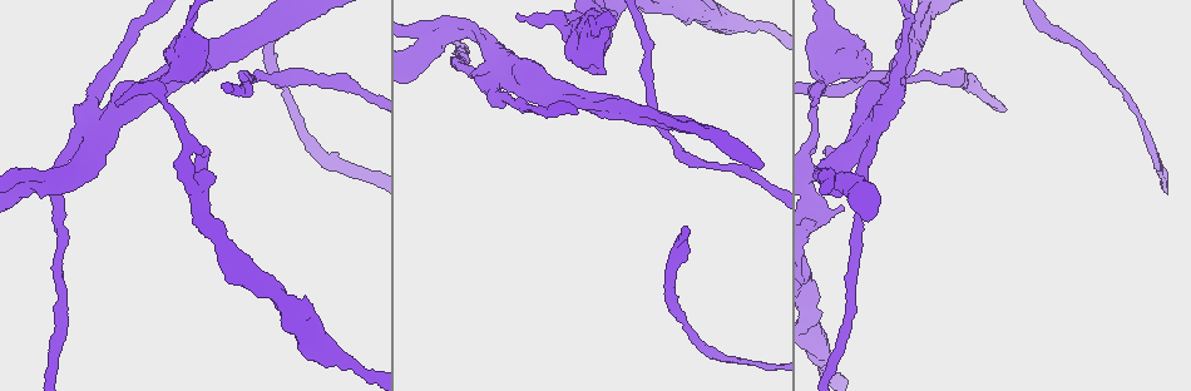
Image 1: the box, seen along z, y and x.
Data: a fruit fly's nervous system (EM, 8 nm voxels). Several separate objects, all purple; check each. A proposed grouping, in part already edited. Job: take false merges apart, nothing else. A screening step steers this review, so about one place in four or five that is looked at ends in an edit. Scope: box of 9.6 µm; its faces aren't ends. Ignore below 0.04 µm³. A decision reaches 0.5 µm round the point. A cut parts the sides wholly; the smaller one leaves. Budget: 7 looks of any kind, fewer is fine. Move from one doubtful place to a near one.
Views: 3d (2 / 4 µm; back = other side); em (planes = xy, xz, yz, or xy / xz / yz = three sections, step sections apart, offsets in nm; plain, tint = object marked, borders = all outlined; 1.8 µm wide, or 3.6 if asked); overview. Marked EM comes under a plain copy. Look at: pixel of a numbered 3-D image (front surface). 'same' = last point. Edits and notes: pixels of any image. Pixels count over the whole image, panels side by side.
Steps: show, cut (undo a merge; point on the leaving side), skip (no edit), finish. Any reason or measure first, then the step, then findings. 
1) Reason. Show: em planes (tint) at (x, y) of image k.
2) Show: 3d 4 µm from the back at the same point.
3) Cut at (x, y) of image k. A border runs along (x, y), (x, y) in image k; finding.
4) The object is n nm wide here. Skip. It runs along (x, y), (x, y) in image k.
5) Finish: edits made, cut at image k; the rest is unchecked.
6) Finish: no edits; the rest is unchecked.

Sudden change in width. Show: em 3.6 µm planes (tint) at (874, 123) of image 1.

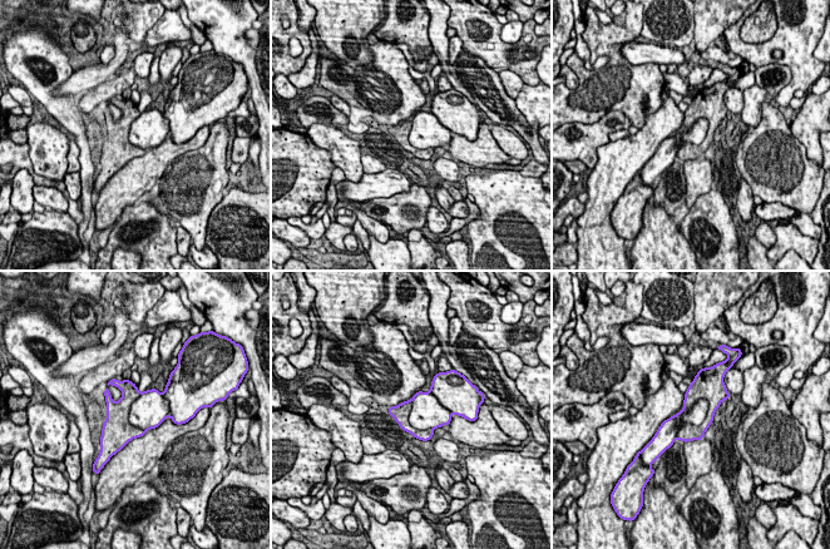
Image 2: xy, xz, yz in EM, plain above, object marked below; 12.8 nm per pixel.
Cut at (687, 431) of image 2. A border runs along (705, 399), (705, 419), (676, 438) in image 2; a second neuron is stuck on.

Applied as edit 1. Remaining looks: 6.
Abrupt turn. Show: em 3.6 µm planes (tint) at (822, 213) of image 1.

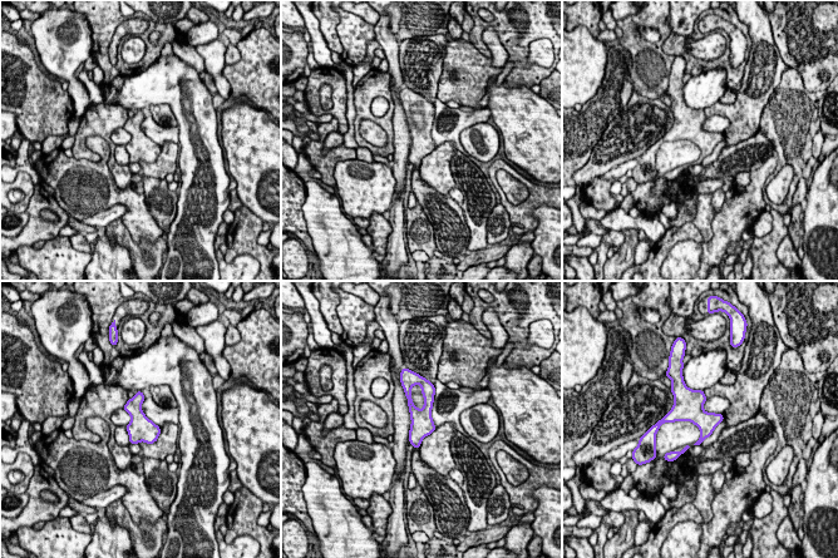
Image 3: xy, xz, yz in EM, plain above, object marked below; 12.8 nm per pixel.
Skip. It runs along (429, 386), (415, 444) in image 3; one neuron here.

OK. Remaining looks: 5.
Arms part here. Show: 3d 4 µm at (432, 46) of image 1.

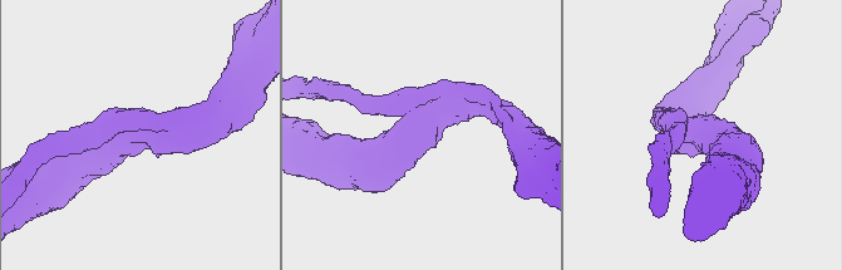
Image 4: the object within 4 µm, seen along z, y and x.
Now the EM. Show: em 3.6 µm planes (tint) at (698, 130) of image 4.

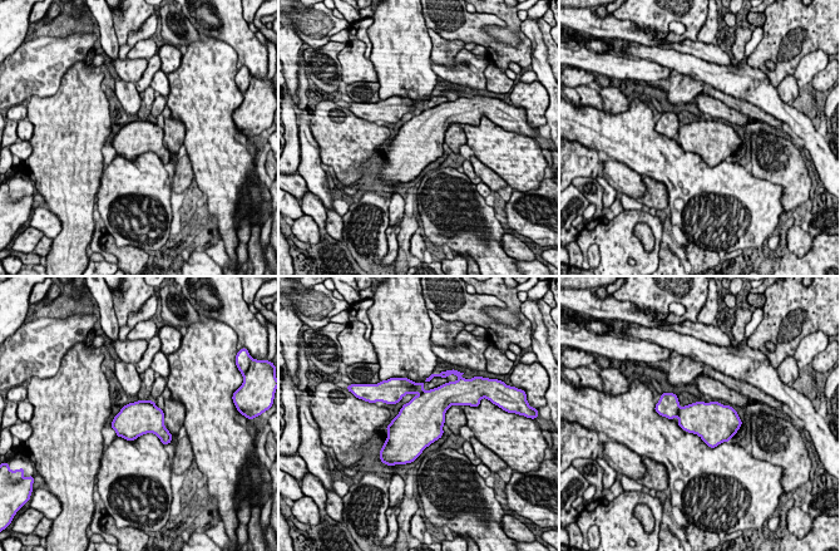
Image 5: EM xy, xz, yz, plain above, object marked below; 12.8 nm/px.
Skip. One neuron here.

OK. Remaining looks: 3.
Finish: edits made, cut at image 2; the rest is unchecked.

